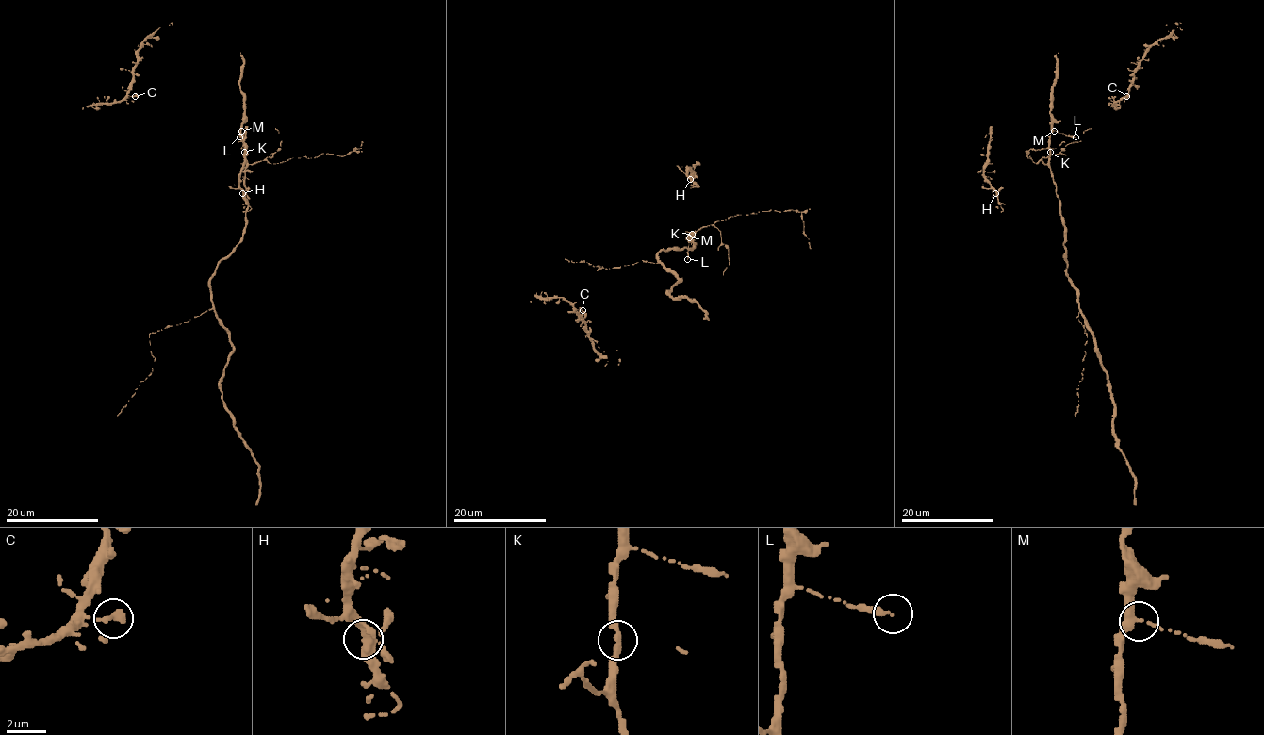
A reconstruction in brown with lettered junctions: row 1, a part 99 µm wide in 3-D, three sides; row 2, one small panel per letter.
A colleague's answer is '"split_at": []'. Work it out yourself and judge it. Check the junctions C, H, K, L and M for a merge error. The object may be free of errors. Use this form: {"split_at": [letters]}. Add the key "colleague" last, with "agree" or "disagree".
{"split_at": [], "colleague": "agree"}

